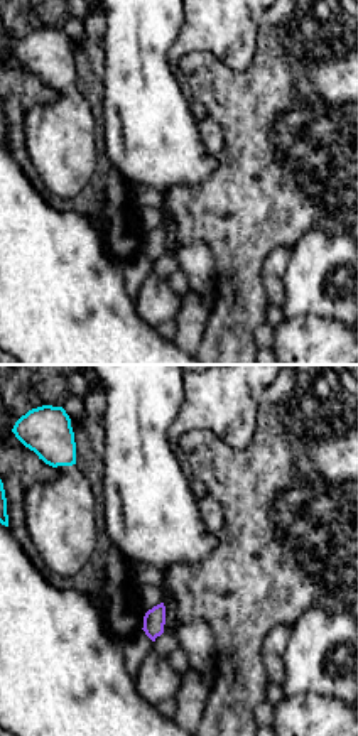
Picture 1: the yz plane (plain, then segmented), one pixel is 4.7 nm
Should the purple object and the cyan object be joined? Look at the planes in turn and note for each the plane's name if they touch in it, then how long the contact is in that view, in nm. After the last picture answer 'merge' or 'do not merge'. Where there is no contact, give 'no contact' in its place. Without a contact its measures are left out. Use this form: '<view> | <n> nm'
no contact

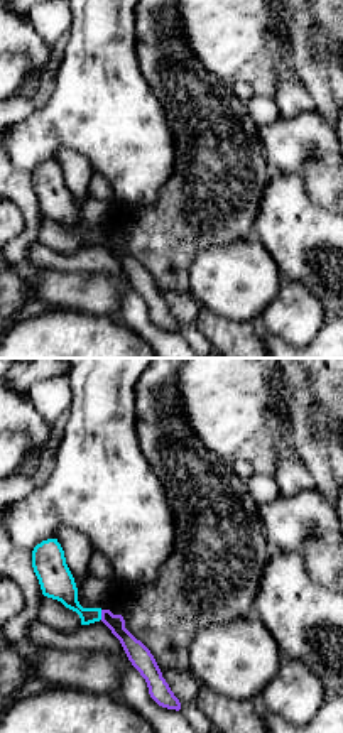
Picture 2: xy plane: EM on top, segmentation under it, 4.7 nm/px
xy | 50 nm

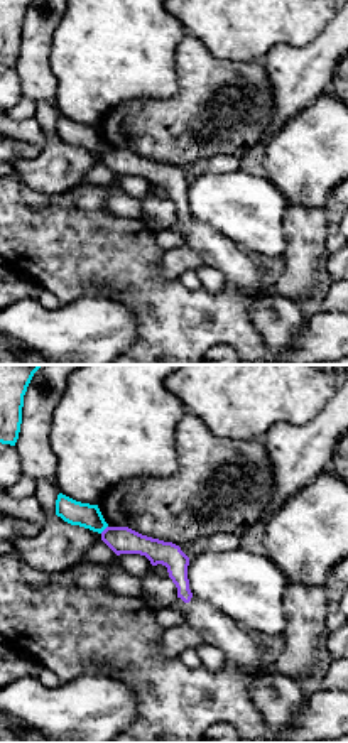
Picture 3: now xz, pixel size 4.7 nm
xz | 50 nm

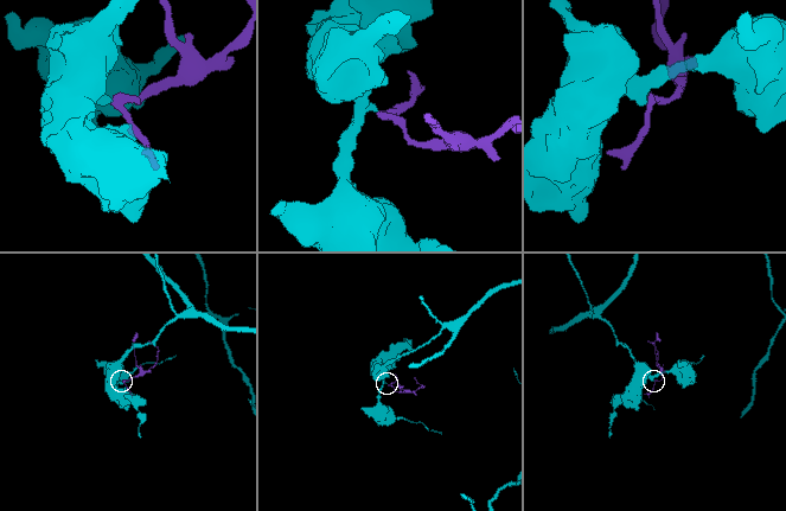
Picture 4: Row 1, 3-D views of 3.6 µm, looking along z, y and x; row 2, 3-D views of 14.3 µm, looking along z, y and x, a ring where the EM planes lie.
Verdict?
do not merge

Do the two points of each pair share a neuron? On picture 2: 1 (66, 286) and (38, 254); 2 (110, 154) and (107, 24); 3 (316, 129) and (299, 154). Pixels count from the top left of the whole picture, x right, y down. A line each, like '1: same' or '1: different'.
1: different
2: same
3: same

